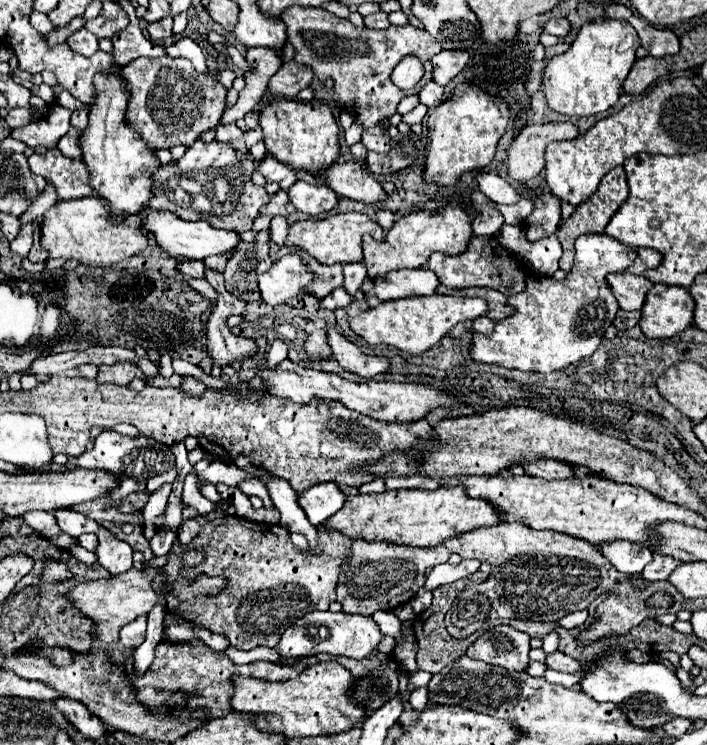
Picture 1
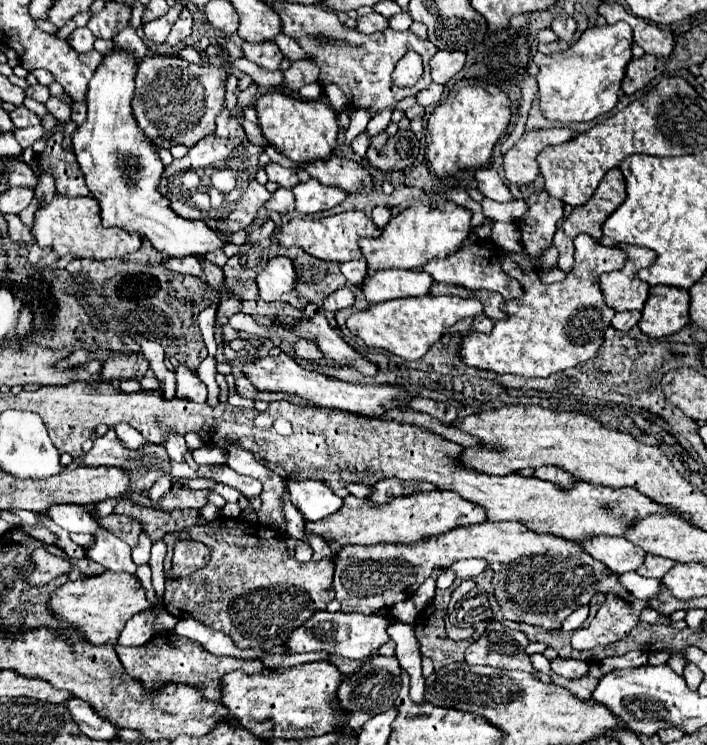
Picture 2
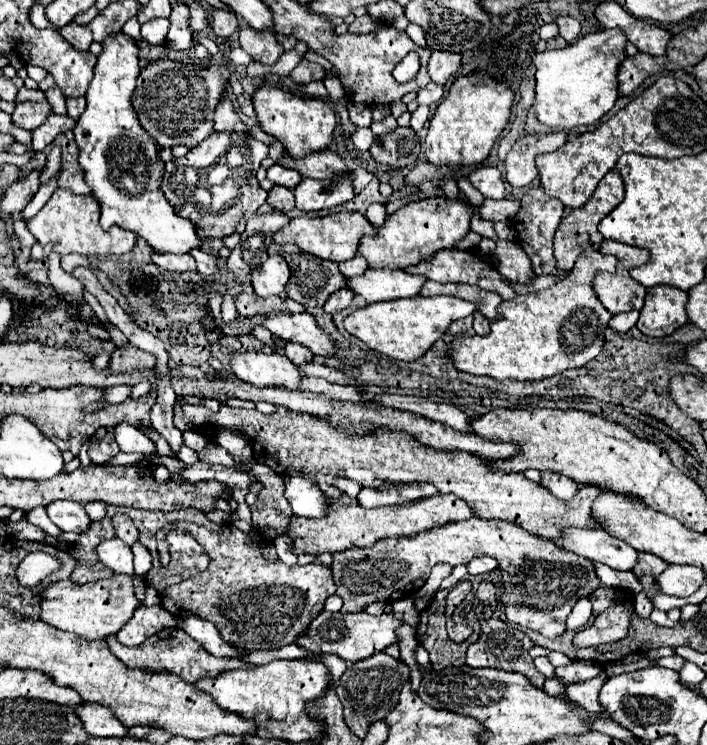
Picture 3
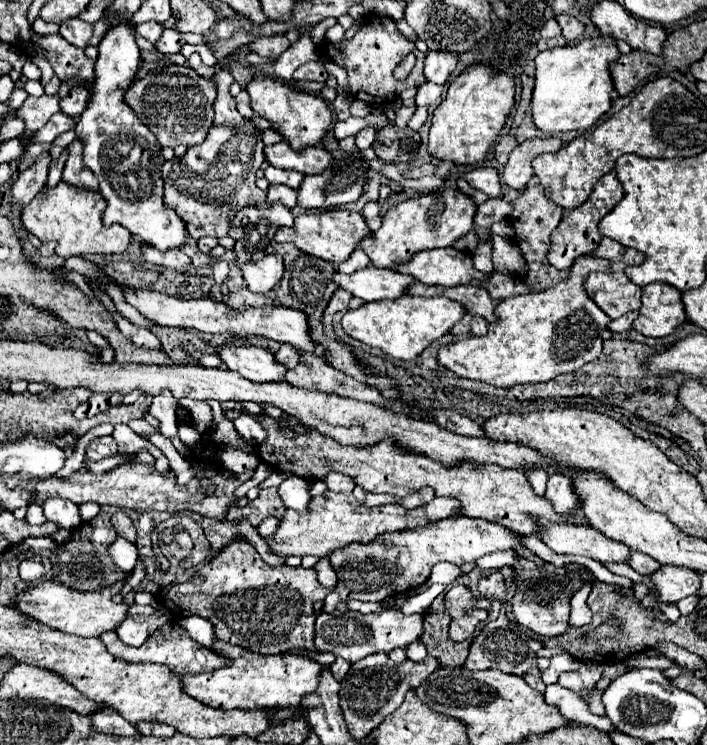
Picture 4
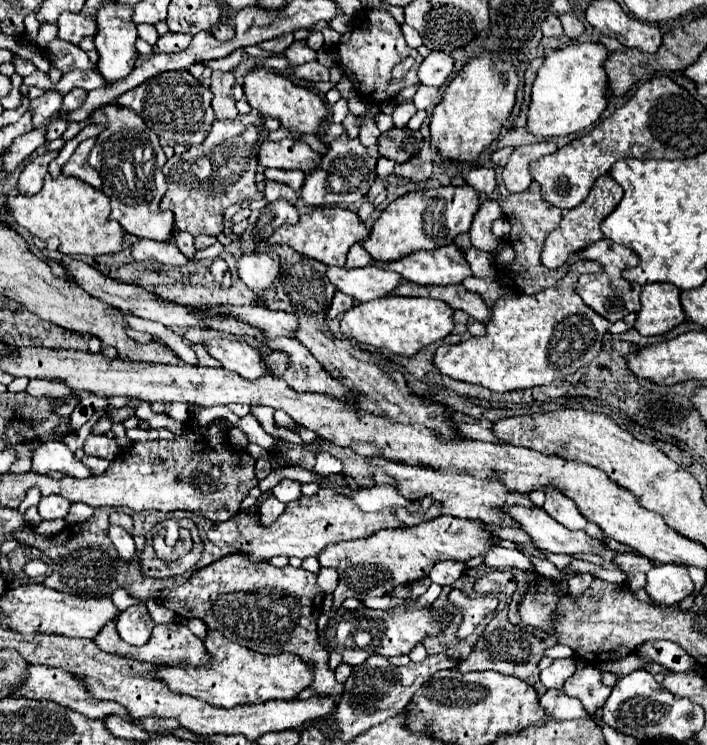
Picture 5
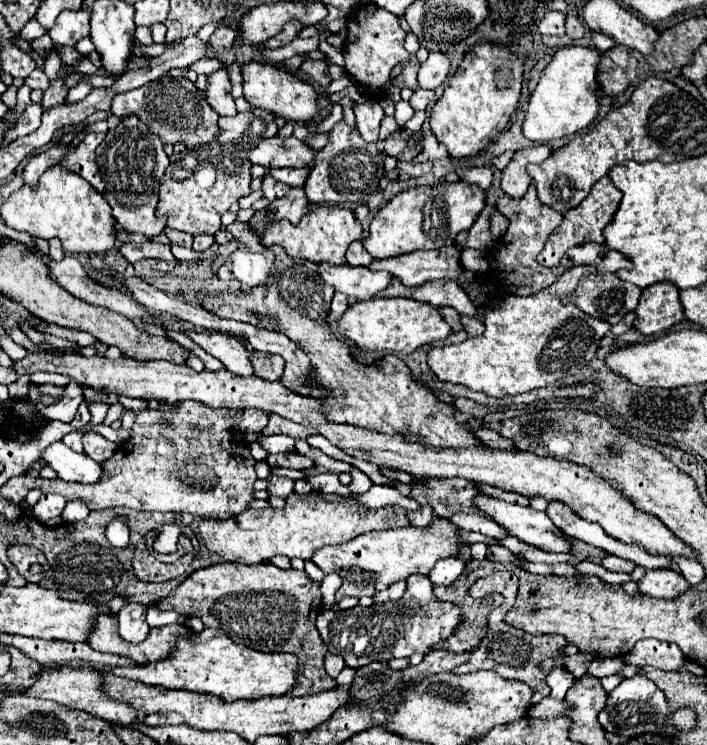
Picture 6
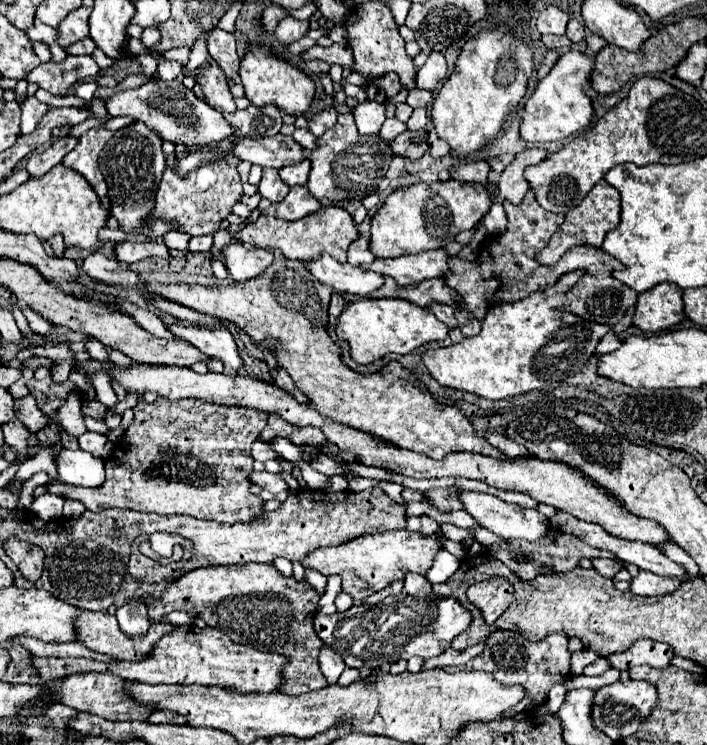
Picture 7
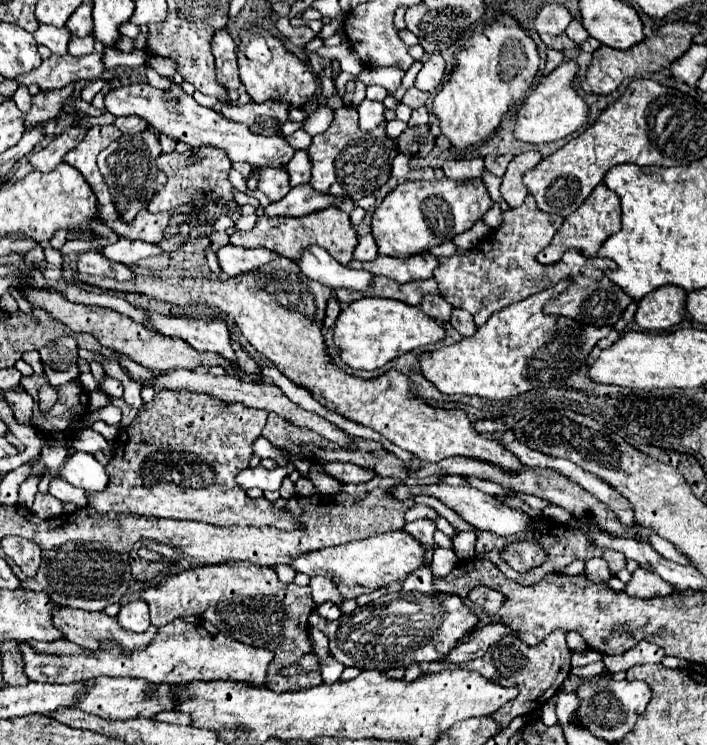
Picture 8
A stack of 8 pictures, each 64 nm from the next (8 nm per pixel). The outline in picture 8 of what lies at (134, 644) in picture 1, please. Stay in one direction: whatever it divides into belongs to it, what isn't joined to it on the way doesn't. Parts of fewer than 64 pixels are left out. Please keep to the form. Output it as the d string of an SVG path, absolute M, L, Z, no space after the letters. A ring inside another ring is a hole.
M142 600L136 602L128 602L126 606L122 606L120 614L118 614L120 626L132 632L146 632L150 626L150 618L148 618L148 604L144 604Z

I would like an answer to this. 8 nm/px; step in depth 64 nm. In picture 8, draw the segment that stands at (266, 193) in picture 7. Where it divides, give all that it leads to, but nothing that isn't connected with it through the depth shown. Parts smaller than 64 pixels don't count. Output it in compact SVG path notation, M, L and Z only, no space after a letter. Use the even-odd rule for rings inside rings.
M258 168L258 190L272 202L282 200L290 192L286 168Z

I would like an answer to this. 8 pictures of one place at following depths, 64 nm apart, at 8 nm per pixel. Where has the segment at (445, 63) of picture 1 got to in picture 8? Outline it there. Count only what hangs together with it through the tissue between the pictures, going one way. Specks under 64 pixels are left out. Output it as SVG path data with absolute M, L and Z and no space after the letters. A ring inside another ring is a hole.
M432 54L430 60L424 62L422 70L418 72L414 86L420 88L422 92L434 92L444 78L444 70L446 70L444 68L444 58L440 54Z

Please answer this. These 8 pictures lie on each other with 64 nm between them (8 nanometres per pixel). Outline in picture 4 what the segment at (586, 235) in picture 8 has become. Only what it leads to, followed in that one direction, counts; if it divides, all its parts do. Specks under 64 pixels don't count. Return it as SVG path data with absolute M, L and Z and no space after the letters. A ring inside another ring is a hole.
M614 170L608 172L608 174L604 174L602 180L596 182L596 186L594 186L590 198L588 198L582 206L574 208L566 218L562 218L562 222L558 224L558 228L552 232L552 236L550 236L550 250L548 250L548 254L546 254L548 262L550 262L554 268L558 268L558 270L568 270L578 256L582 256L582 254L592 254L592 250L594 250L594 248L600 244L600 240L602 240L602 236L600 236L600 232L598 232L598 222L600 222L622 198L624 198L624 188L622 188L622 184L616 180Z

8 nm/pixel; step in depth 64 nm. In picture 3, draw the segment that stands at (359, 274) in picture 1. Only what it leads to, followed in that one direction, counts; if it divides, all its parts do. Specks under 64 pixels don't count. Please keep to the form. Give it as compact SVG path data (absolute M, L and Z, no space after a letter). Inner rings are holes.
M358 252L352 260L348 260L348 262L342 262L342 264L340 264L340 272L342 272L344 276L360 276L366 268L368 268L366 258L364 258L360 252Z

